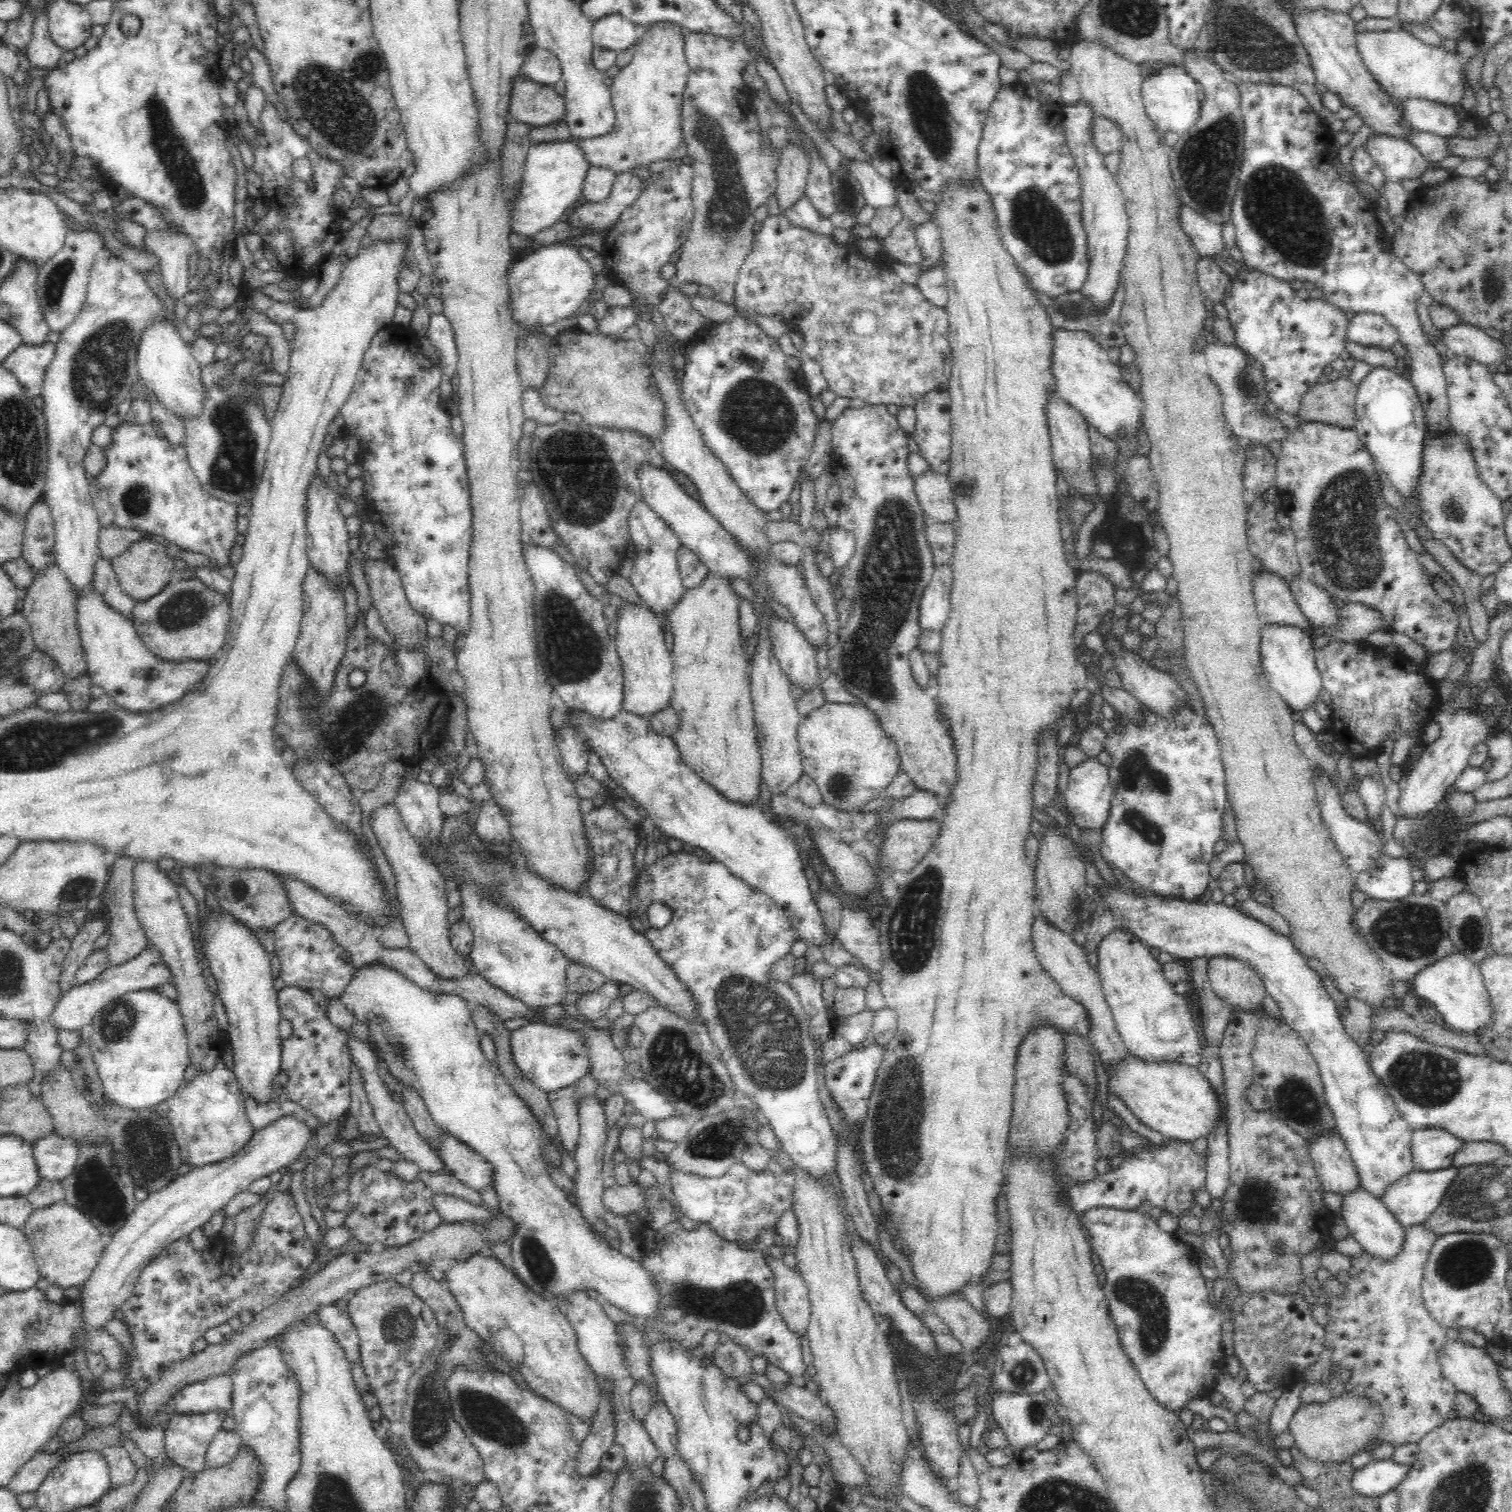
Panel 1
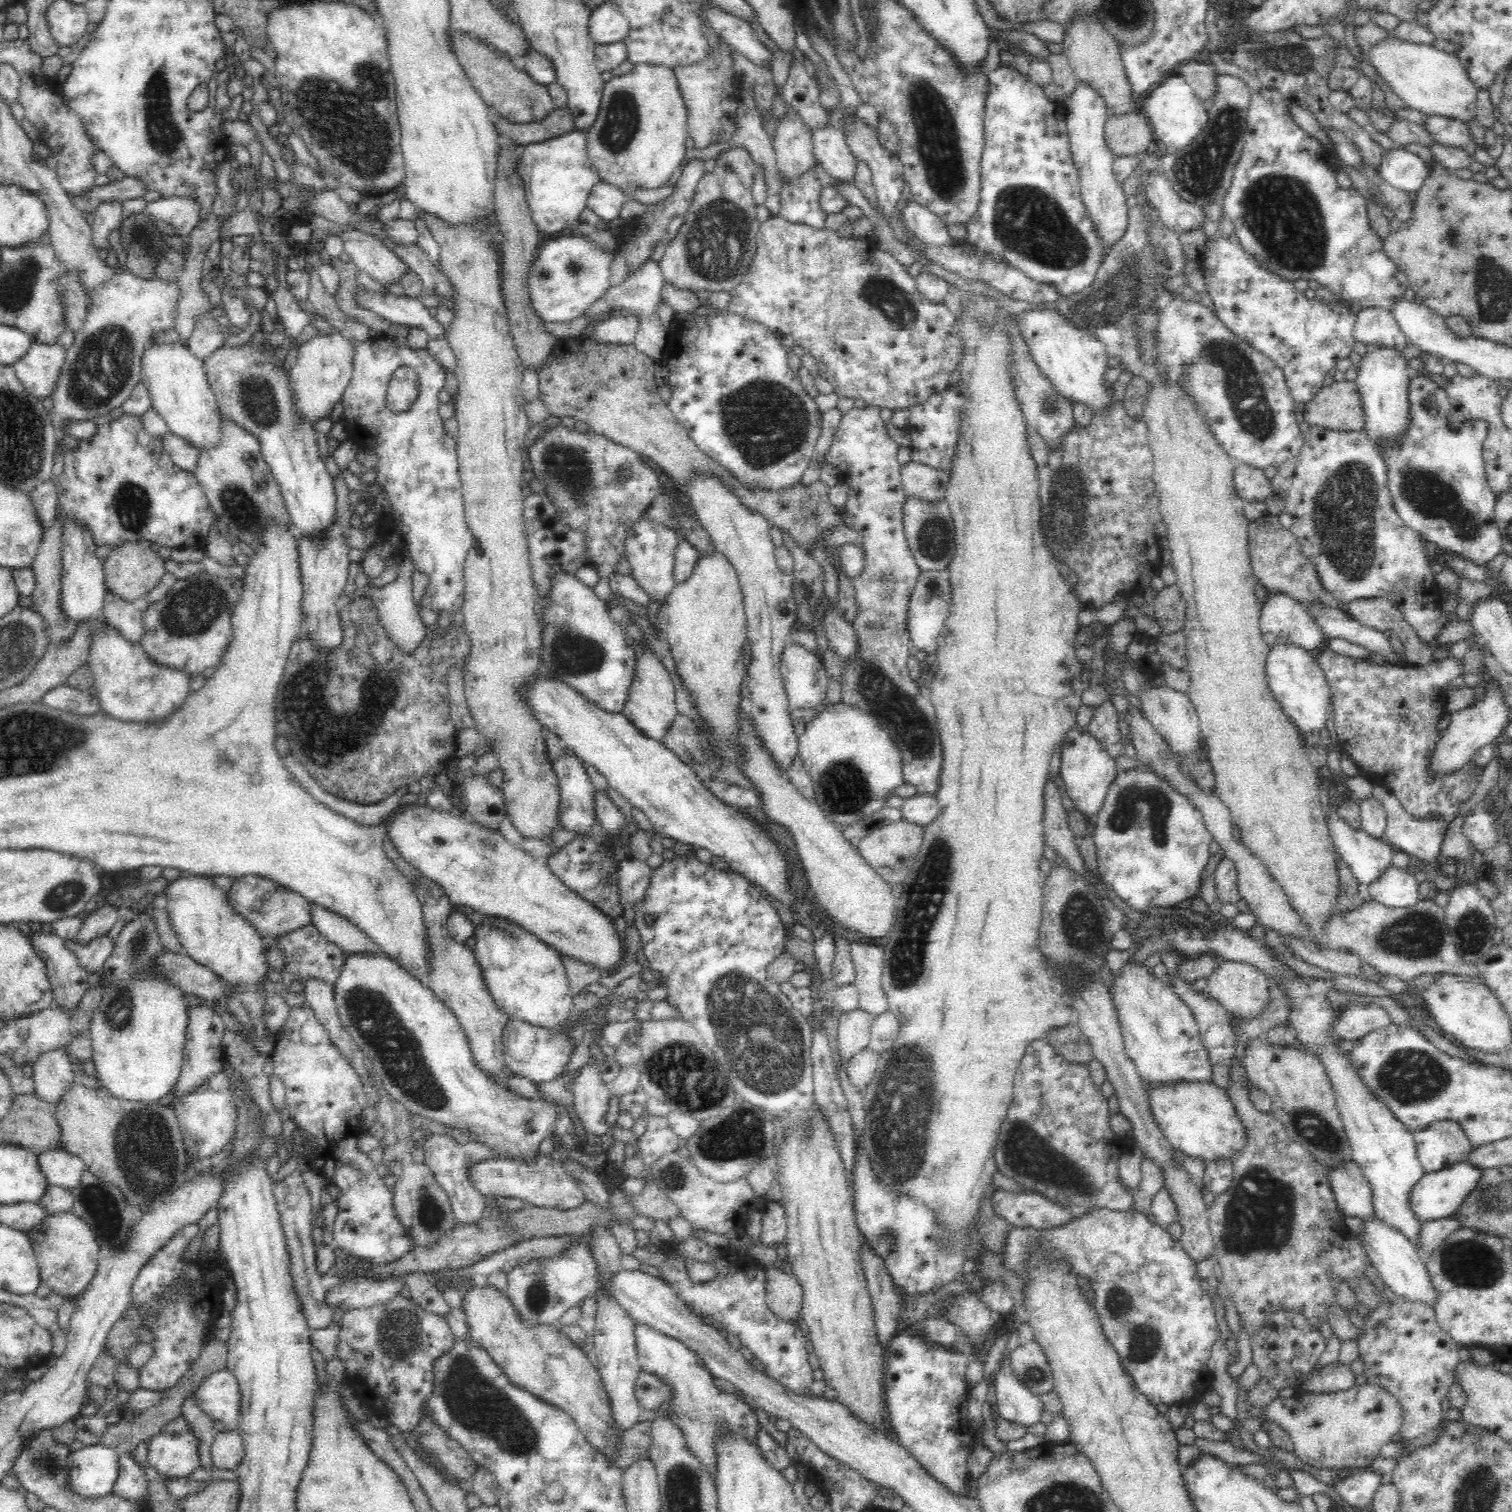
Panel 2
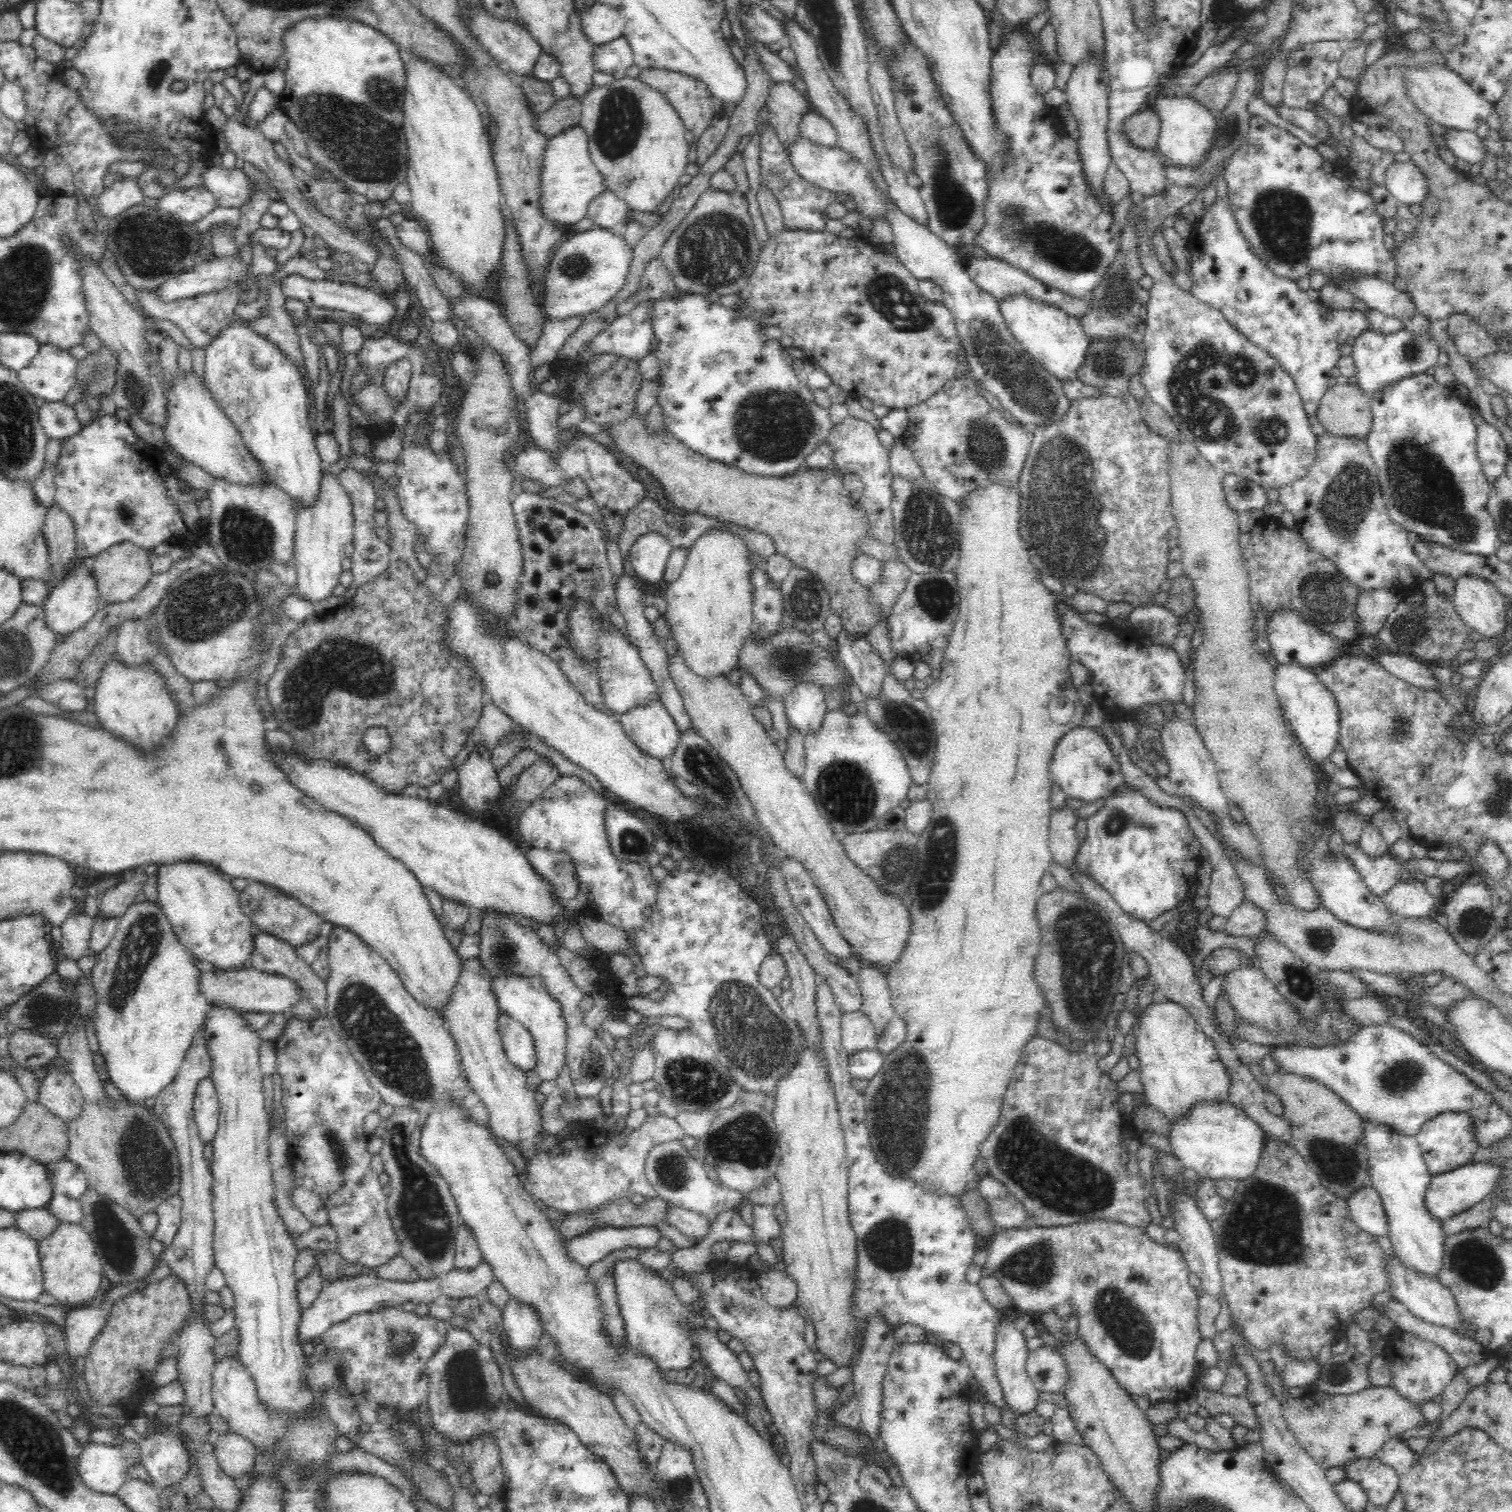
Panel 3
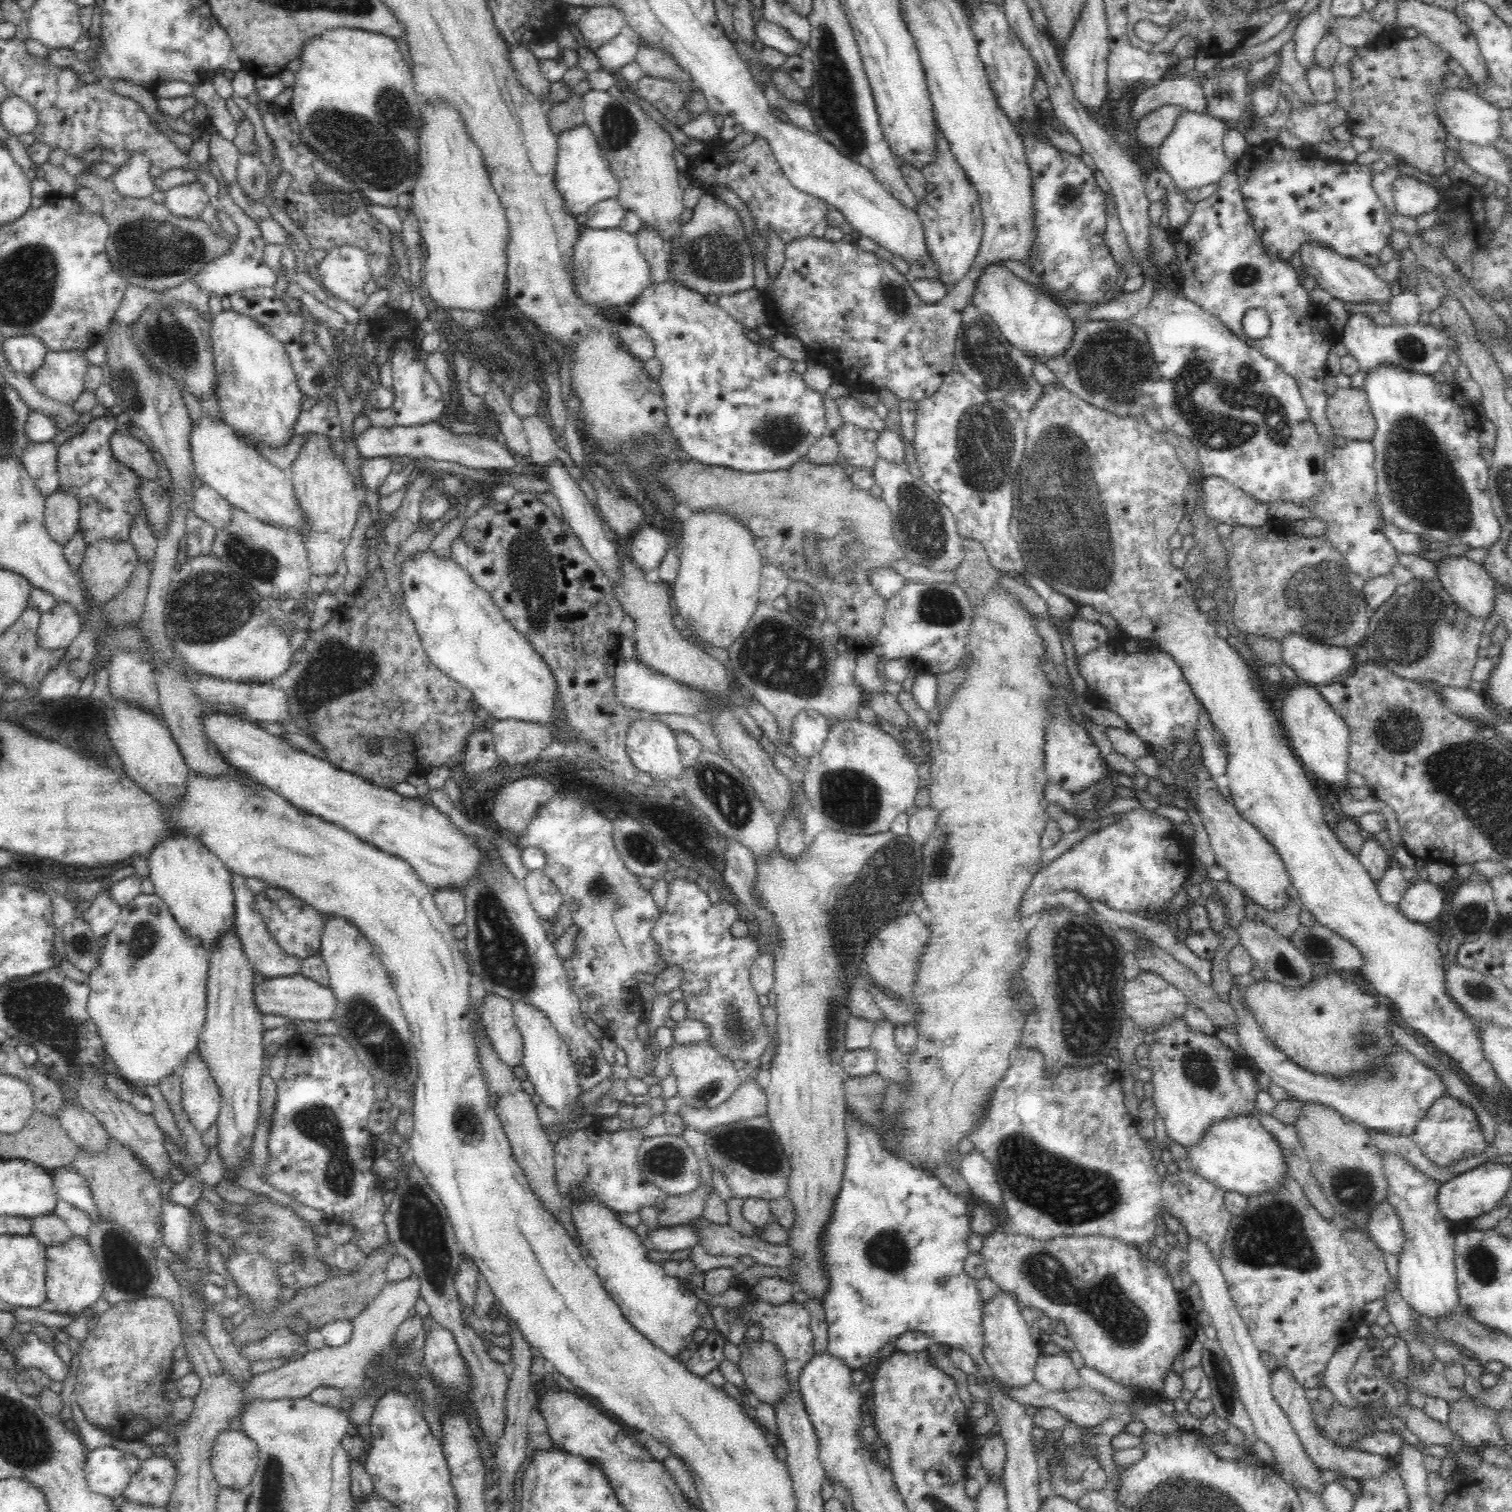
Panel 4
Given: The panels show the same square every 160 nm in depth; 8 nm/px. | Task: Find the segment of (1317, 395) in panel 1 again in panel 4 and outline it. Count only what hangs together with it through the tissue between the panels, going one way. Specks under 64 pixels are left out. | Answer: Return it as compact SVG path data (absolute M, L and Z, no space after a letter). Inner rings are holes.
M1338 388L1334 396L1328 398L1326 414L1332 425L1335 436L1342 436L1346 440L1367 440L1374 436L1377 422L1372 409L1367 402L1367 395L1362 389Z

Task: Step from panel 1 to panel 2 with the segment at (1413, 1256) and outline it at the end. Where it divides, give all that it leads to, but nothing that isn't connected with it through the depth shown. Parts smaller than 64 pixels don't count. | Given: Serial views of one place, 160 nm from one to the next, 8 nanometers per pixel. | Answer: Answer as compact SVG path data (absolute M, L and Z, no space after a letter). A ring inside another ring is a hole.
M1454 1216L1440 1220L1424 1221L1420 1228L1420 1248L1418 1252L1422 1253L1424 1258L1431 1254L1436 1248L1439 1248L1446 1238L1454 1234L1454 1231L1460 1230L1462 1223ZM1388 1287L1377 1294L1380 1294L1383 1303L1369 1312L1363 1325L1364 1334L1357 1337L1359 1357L1365 1364L1363 1381L1385 1388L1398 1399L1403 1410L1400 1436L1406 1443L1407 1440L1414 1440L1426 1434L1428 1430L1434 1430L1442 1422L1442 1414L1446 1407L1443 1401L1446 1401L1448 1388L1455 1382L1455 1368L1461 1359L1454 1339L1440 1328L1432 1307L1422 1302L1410 1302L1396 1297Z

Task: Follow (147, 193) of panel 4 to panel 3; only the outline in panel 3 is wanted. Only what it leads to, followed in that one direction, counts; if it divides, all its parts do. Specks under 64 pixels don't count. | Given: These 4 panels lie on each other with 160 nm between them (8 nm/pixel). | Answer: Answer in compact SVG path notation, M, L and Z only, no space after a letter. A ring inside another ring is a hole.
M117 176L115 181L106 187L97 198L100 214L104 218L114 218L126 208L142 203L146 198L139 187L137 177Z

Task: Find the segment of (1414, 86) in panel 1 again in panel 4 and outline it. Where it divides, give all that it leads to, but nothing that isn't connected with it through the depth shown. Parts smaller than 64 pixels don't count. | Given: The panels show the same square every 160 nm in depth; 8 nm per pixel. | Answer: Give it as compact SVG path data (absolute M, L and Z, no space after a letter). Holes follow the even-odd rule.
M1447 88L1437 98L1437 113L1448 135L1459 141L1478 145L1494 147L1503 130L1501 125L1501 109L1486 102L1477 92L1470 88L1462 90L1458 88Z

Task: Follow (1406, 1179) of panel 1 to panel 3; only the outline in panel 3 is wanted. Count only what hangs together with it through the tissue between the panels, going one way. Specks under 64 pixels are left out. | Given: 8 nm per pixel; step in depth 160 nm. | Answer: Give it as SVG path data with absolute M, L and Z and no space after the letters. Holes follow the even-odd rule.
M1472 1162L1454 1170L1433 1175L1425 1194L1426 1209L1440 1221L1448 1220L1473 1208L1477 1202L1494 1192L1502 1174L1502 1166L1493 1162Z

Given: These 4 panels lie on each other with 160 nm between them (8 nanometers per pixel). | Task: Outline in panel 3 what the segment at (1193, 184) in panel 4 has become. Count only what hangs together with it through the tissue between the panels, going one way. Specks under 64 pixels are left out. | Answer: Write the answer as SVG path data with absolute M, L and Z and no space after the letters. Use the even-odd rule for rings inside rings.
M1164 93L1155 100L1152 109L1161 120L1161 129L1156 148L1157 154L1165 156L1172 165L1197 169L1207 159L1207 152L1211 149L1215 139L1217 122L1213 112L1198 103L1195 97L1172 97L1172 95L1164 95Z

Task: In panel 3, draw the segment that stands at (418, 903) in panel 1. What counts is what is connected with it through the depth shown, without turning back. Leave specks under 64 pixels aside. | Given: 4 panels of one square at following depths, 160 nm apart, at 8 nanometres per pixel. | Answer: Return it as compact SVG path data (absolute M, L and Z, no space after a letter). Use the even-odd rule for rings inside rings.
M461 959L461 973L446 1005L445 1023L459 1048L468 1084L489 1112L488 1125L491 1131L496 1137L509 1142L528 1162L539 1155L539 1146L546 1140L542 1138L541 1106L534 1099L535 1089L526 1083L524 1071L516 1068L504 1052L496 1023L499 1006L492 983L488 973L480 967L478 959Z

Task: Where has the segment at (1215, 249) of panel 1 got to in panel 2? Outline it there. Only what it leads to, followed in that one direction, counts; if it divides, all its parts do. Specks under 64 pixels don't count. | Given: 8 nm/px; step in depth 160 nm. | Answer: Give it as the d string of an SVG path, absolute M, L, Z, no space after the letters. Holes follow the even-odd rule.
M1160 170L1145 174L1144 195L1151 206L1156 208L1166 228L1175 230L1179 235L1188 230L1198 230L1200 224L1205 222L1202 208L1185 201Z

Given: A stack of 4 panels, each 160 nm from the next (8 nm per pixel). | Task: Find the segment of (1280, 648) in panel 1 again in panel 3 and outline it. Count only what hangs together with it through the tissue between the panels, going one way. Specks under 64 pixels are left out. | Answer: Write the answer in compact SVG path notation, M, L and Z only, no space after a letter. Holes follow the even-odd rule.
M1294 663L1276 665L1273 681L1284 718L1295 738L1311 764L1324 766L1330 762L1340 740L1339 710L1334 695L1320 683L1314 672Z

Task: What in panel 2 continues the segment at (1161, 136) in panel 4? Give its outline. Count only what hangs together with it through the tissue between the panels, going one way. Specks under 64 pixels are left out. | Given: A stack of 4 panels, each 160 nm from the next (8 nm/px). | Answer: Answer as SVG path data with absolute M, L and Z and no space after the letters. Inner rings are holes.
M1136 108L1122 114L1110 114L1104 132L1116 157L1141 156L1155 139L1148 120Z

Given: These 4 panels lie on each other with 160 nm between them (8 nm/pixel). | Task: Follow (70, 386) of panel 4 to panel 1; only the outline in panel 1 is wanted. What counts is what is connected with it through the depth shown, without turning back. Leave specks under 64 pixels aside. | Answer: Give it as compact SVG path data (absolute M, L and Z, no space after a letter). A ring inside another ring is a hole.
M46 341L44 344L24 344L15 348L2 362L19 380L28 399L42 395L47 364L54 358L57 344Z

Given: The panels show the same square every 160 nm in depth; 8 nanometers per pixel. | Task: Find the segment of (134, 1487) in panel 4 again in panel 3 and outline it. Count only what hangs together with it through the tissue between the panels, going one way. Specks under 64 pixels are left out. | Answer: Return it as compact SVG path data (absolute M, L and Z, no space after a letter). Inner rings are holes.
M130 1422L119 1426L119 1434L140 1447L141 1464L150 1477L150 1485L163 1490L176 1484L186 1474L188 1453L176 1431L154 1432L148 1438L138 1435Z

